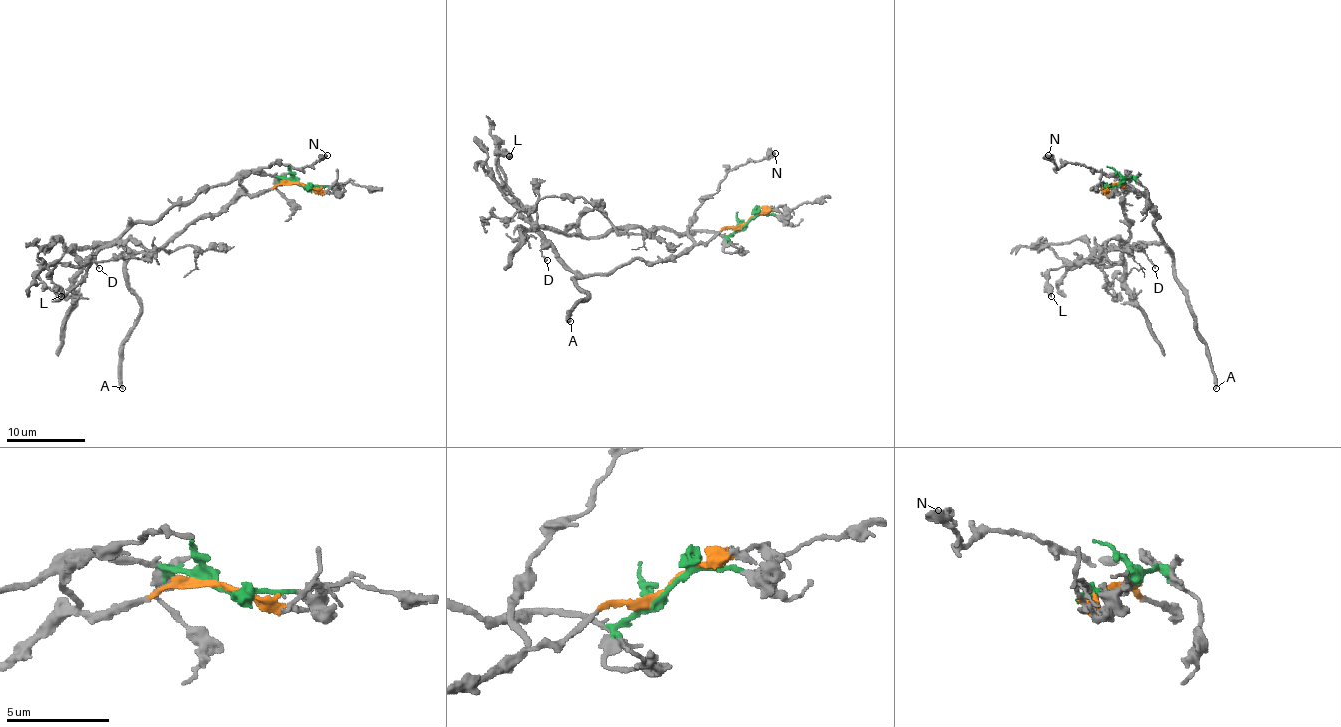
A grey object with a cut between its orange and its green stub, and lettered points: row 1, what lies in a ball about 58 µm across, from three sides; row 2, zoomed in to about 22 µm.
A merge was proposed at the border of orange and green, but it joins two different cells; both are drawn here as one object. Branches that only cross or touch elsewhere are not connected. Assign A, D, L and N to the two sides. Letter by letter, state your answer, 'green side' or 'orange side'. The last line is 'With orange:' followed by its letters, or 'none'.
A: orange side
D: orange side
L: orange side
N: orange side
With orange: A, D, L, N

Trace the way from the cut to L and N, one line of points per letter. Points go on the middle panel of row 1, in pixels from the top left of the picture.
L: (748, 222), (724, 226), (663, 261), (632, 259), (608, 273), (577, 275), (504, 185), (496, 157), (510, 155)
N: (748, 222), (724, 226), (701, 244), (689, 234), (695, 210), (726, 175), (775, 153)

